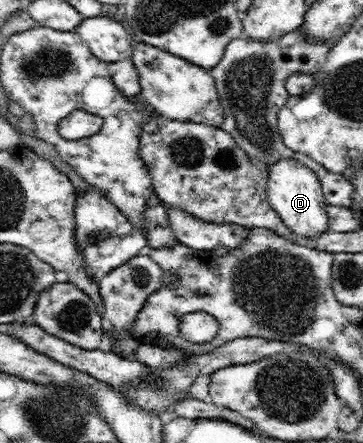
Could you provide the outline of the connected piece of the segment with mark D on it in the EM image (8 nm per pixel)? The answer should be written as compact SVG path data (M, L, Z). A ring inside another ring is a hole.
M282 159L267 168L267 192L269 204L280 215L284 225L297 236L318 238L329 230L327 202L317 175L296 159Z

